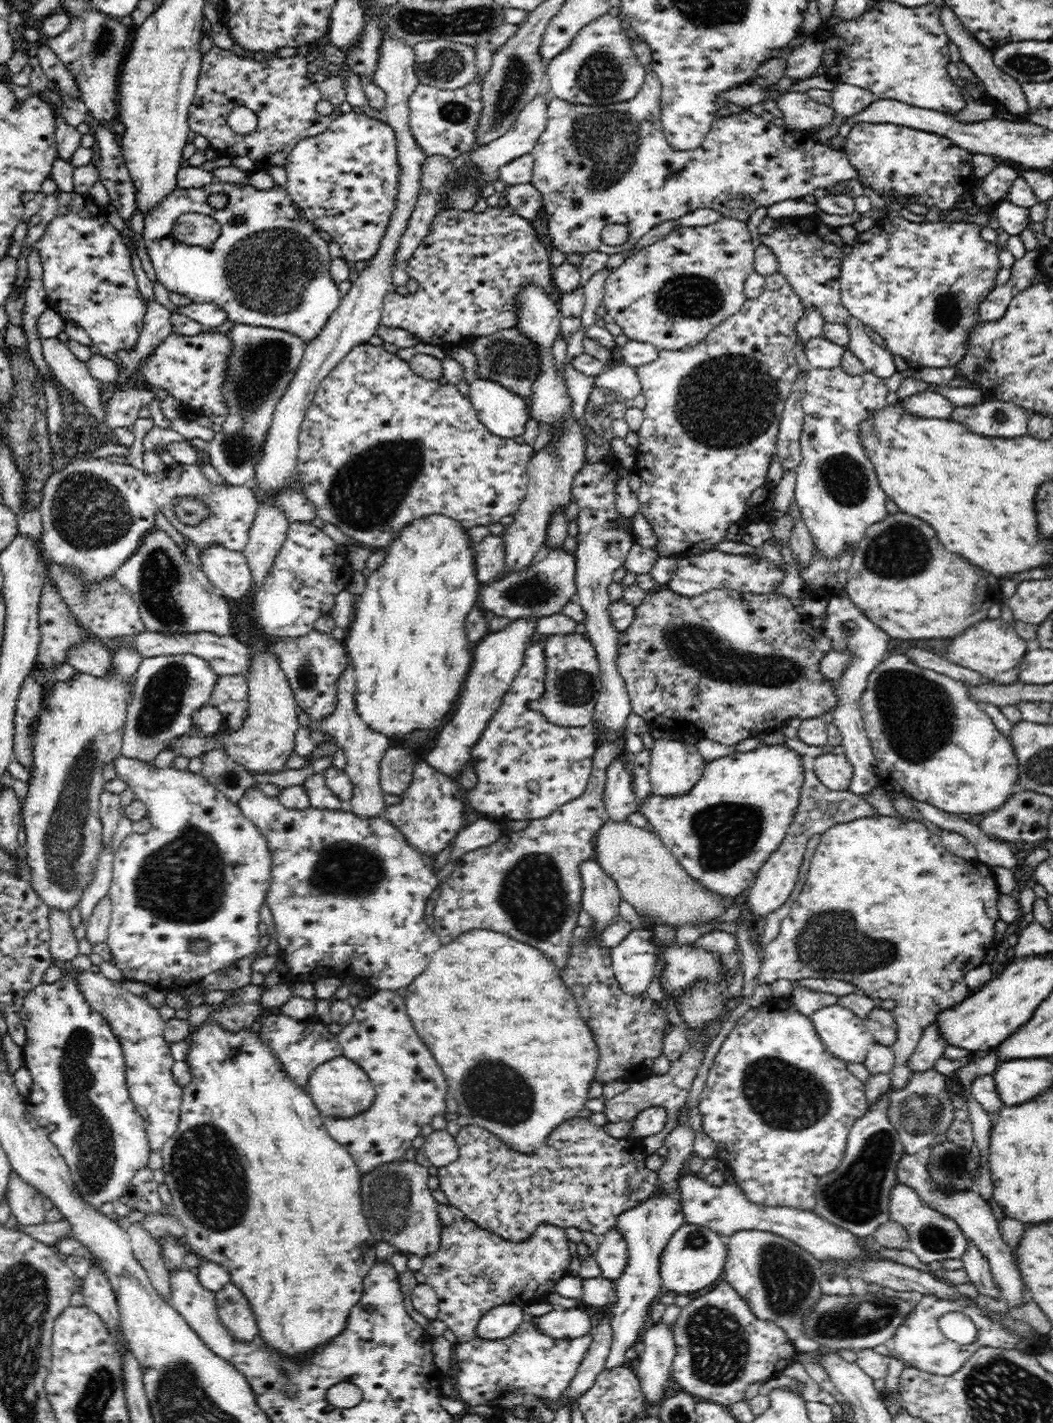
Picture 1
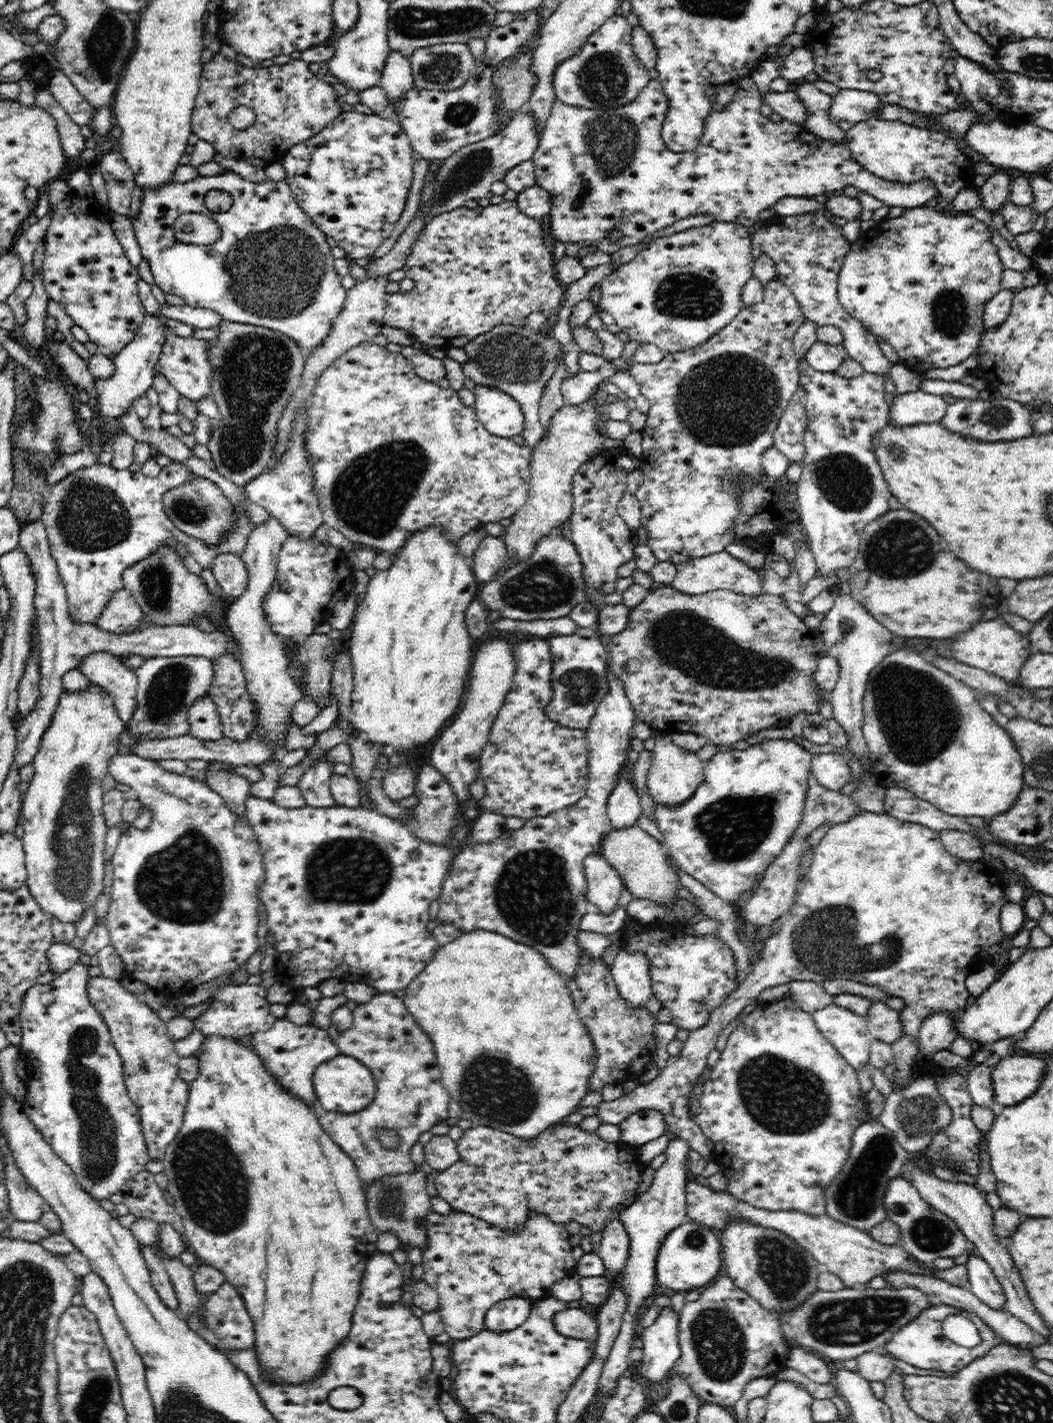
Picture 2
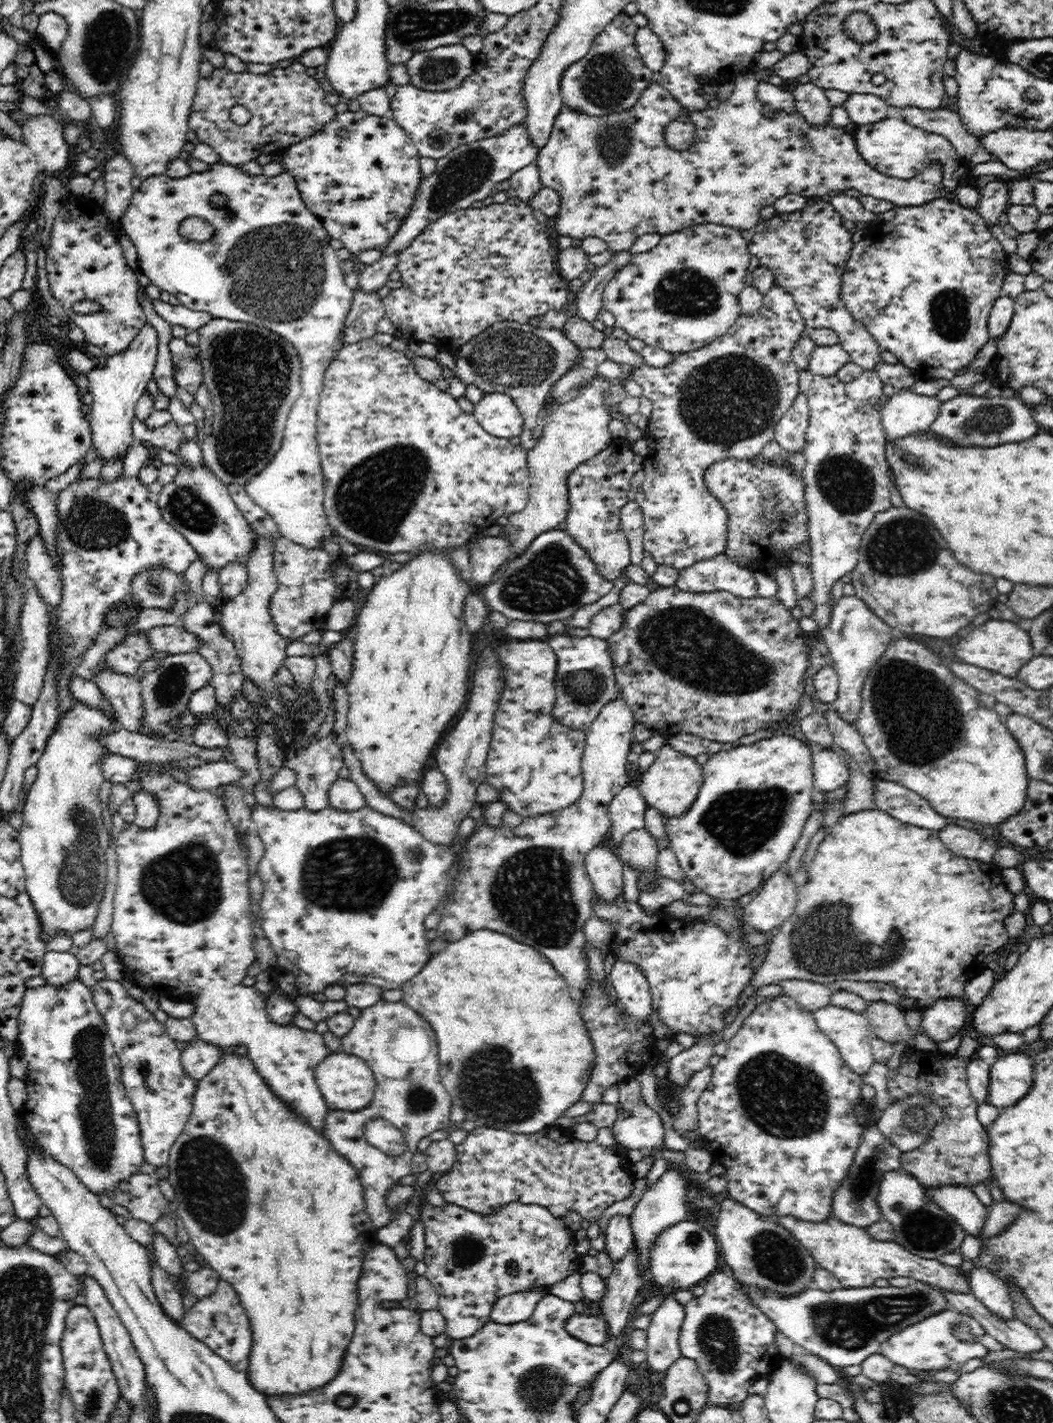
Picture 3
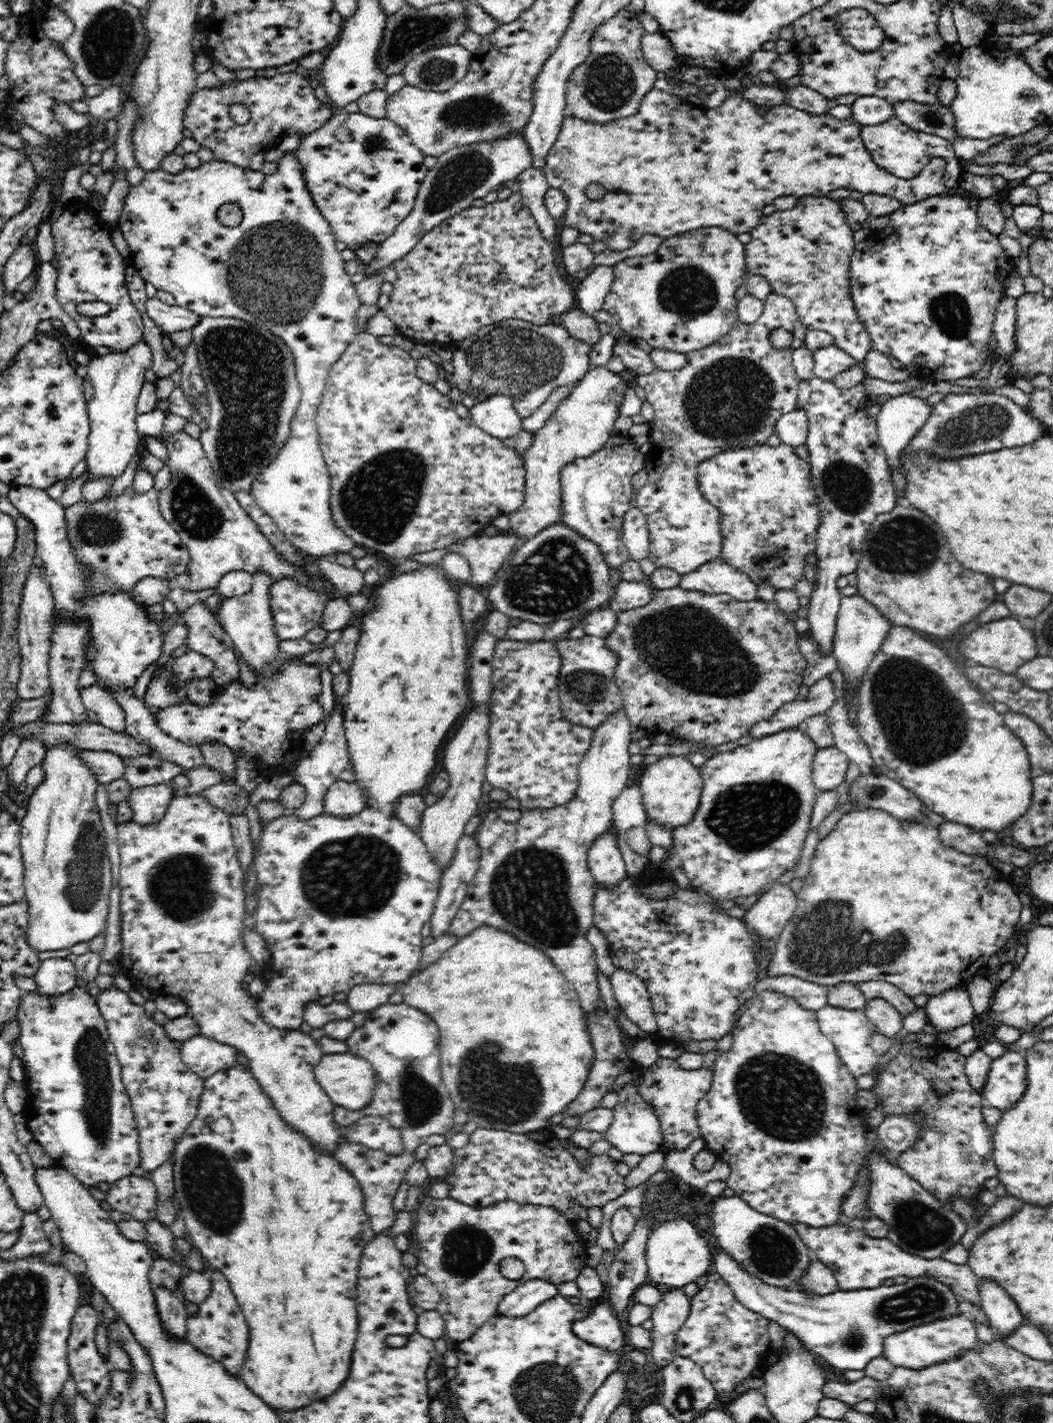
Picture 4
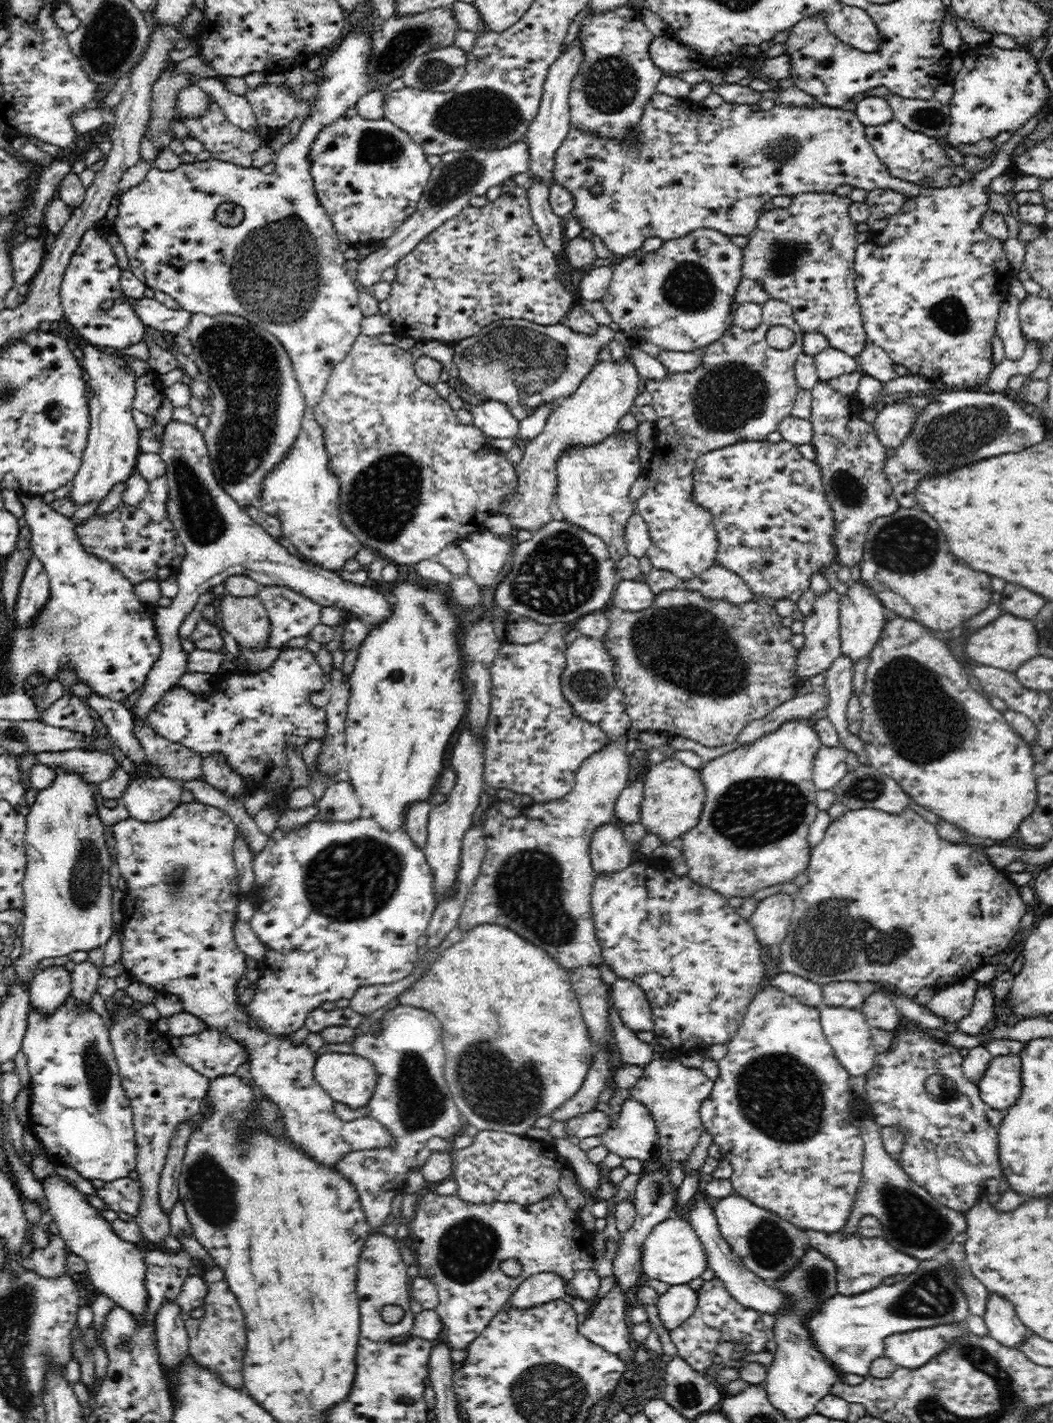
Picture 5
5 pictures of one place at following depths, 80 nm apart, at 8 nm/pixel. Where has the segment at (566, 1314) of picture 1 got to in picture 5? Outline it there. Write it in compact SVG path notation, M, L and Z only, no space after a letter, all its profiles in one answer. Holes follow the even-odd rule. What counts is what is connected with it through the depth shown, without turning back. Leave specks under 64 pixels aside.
M614 1277L612 1288L599 1300L590 1318L579 1326L579 1331L590 1342L609 1353L619 1354L630 1349L630 1327L626 1325L626 1290Z

